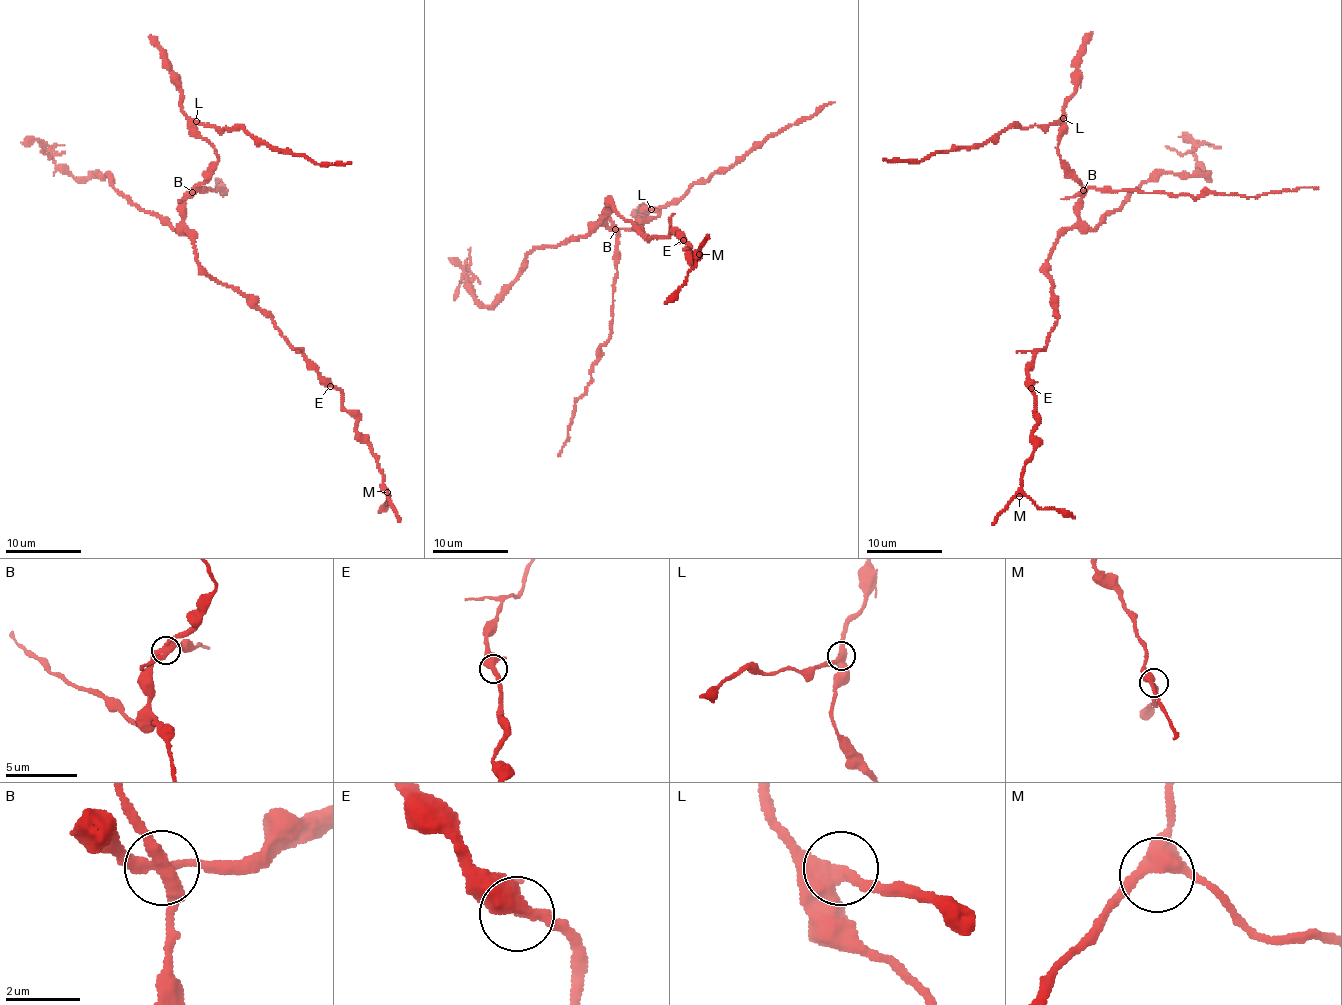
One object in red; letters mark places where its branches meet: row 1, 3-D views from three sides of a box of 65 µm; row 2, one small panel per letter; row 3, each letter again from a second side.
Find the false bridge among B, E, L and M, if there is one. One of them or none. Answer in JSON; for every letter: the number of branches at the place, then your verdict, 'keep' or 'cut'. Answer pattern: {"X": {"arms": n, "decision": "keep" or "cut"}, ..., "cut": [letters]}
{"B": {"arms": 4, "decision": "cut"}, "E": {"arms": 3, "decision": "keep"}, "L": {"arms": 3, "decision": "keep"}, "M": {"arms": 3, "decision": "keep"}, "cut": ["B"]}

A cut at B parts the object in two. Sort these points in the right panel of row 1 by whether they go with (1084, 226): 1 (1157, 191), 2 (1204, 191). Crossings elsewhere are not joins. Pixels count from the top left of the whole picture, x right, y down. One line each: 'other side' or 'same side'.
1: other side
2: other side

